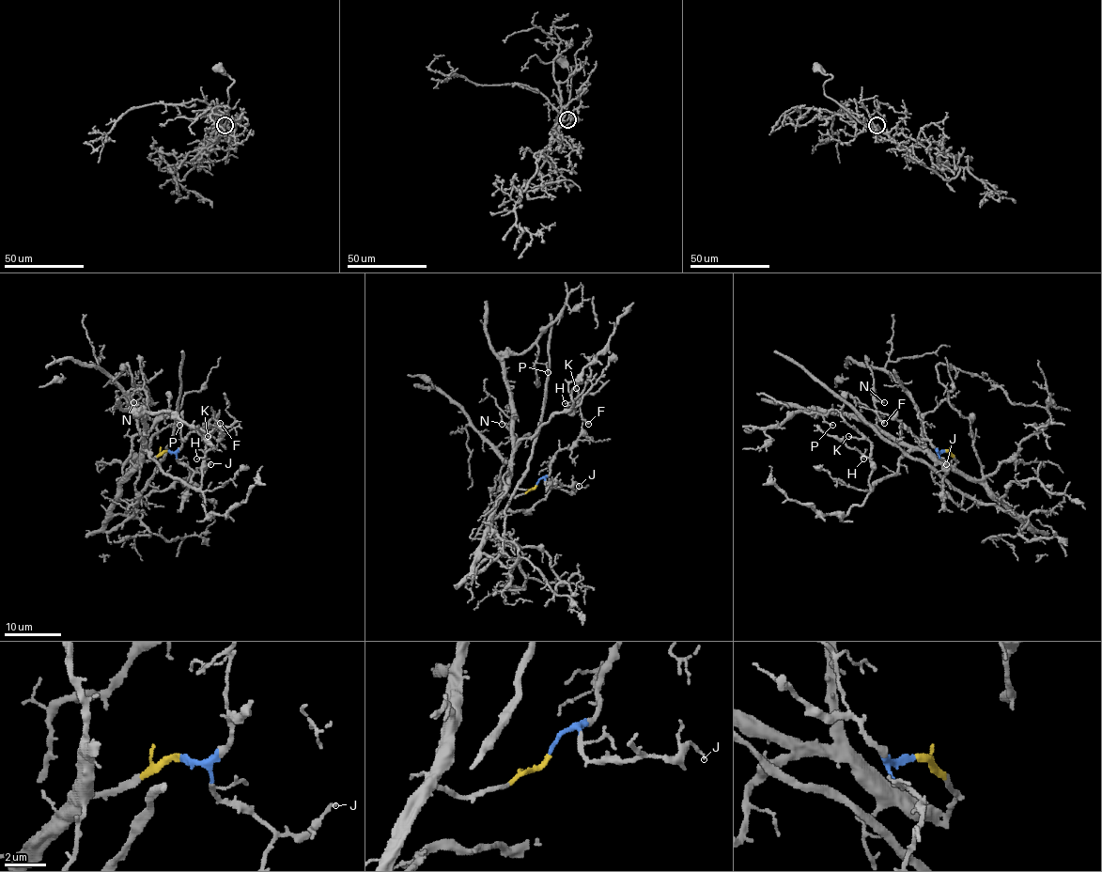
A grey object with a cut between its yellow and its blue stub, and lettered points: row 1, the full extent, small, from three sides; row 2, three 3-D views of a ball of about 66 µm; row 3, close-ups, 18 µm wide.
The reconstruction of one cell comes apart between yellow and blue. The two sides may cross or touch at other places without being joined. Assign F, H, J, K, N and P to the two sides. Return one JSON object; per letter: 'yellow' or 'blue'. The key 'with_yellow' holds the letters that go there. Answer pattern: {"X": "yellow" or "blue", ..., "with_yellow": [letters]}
{"F": "blue", "H": "yellow", "J": "blue", "K": "yellow", "N": "yellow", "P": "yellow", "with_yellow": ["H", "K", "N", "P"]}

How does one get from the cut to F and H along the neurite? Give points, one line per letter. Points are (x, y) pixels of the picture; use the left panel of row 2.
F: (167, 450), (177, 451), (182, 440), (200, 428), (214, 412), (213, 417), (221, 423)
H: (167, 450), (138, 466), (144, 450), (164, 473), (197, 489), (205, 458), (196, 459)

